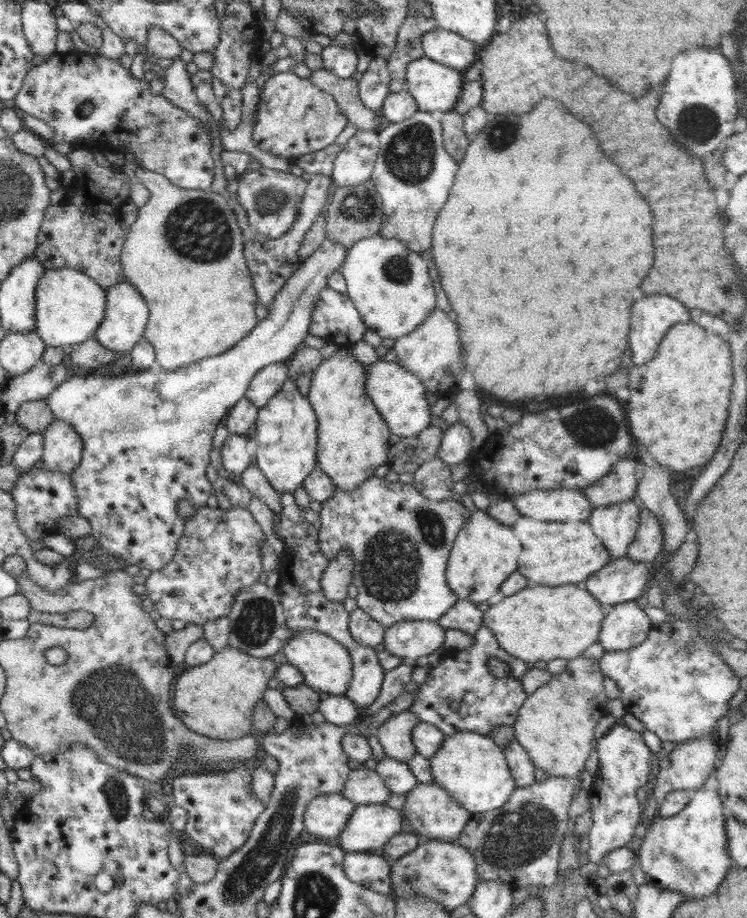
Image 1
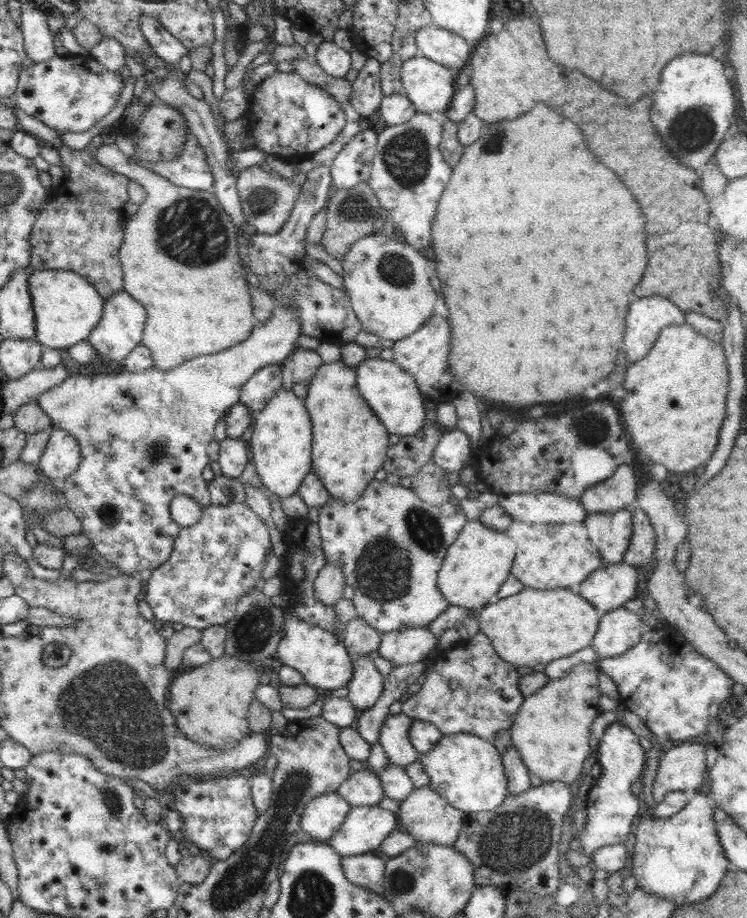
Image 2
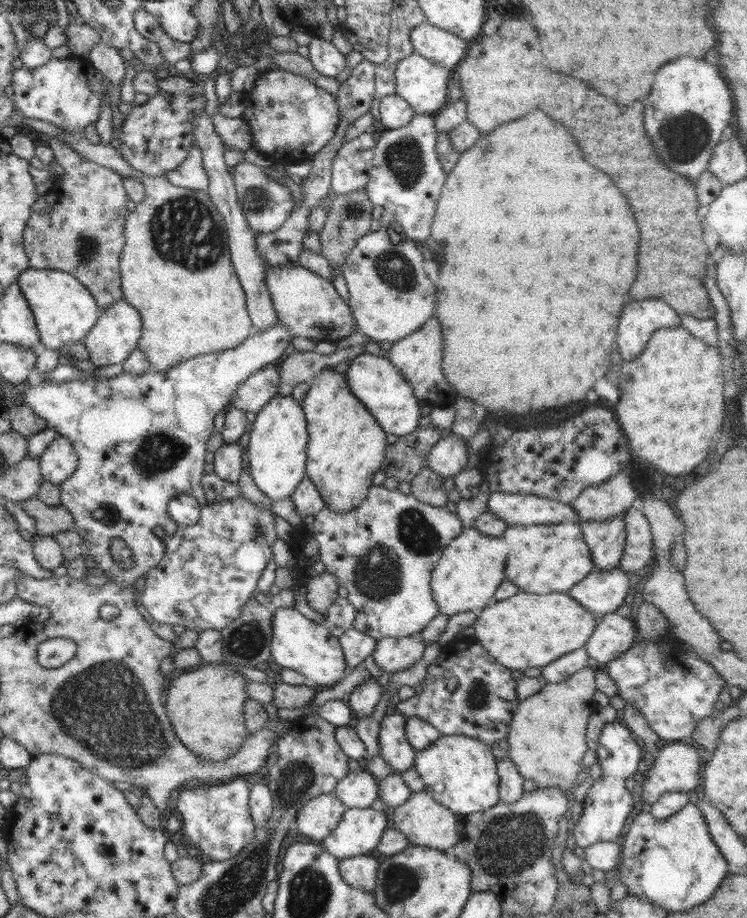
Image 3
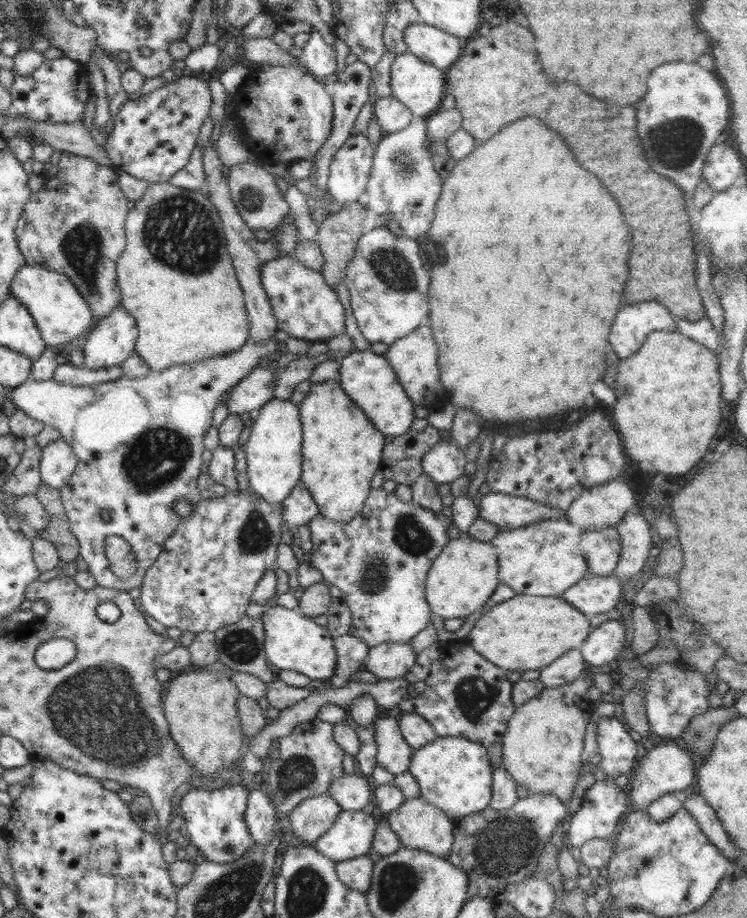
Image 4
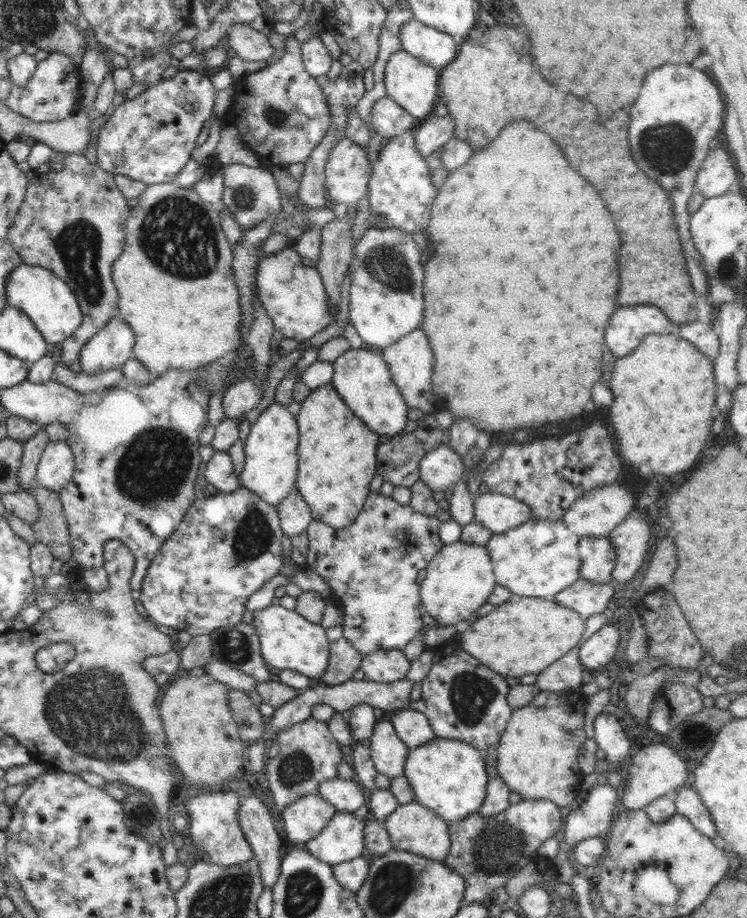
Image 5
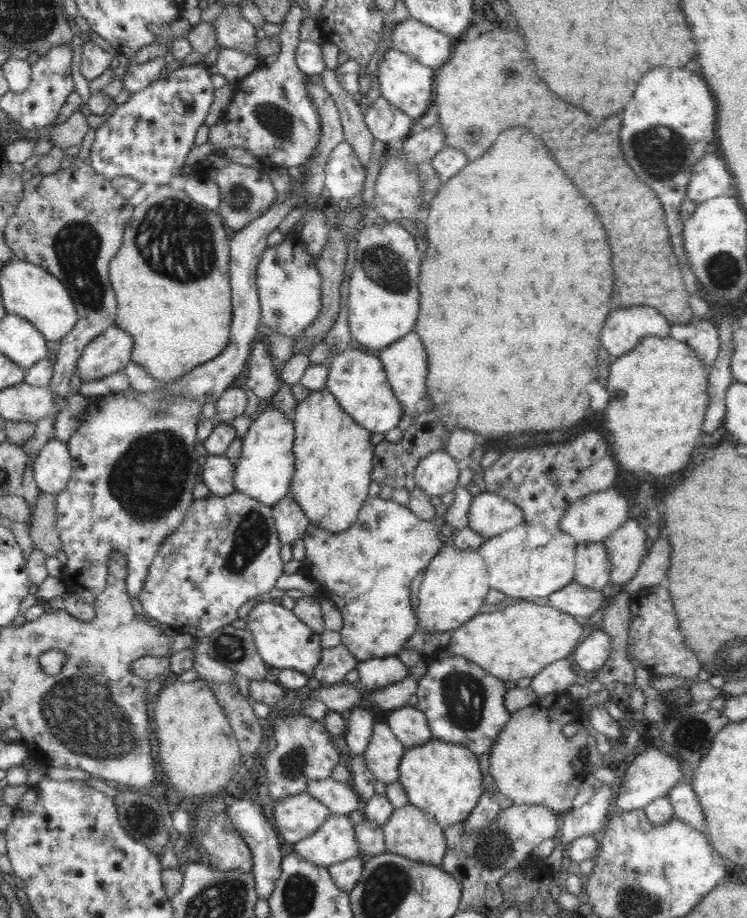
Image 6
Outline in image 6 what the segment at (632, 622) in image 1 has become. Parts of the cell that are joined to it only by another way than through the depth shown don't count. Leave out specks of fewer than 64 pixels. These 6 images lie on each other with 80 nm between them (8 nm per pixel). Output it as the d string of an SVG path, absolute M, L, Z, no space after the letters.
M596 628L576 645L572 660L581 668L581 672L592 672L602 668L610 656L610 650L612 650L611 636Z

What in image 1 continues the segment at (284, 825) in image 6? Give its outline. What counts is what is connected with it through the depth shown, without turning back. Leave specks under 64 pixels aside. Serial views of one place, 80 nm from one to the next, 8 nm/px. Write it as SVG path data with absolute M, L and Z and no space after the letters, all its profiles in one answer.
M341 792L313 798L304 813L304 828L318 838L336 838L354 812L356 804Z

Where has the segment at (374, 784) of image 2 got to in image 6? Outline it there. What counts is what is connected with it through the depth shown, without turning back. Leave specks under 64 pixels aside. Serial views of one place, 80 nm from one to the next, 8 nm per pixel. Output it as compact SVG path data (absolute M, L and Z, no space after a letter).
M332 777L308 782L305 791L327 806L332 815L349 815L361 801L350 783Z

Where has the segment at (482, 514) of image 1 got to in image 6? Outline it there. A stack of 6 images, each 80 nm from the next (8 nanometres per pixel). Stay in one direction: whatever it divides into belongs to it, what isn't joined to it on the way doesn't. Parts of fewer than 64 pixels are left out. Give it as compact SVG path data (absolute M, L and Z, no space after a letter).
M448 542L425 568L415 610L417 627L426 632L454 631L479 614L490 590L487 564L477 550L462 550Z

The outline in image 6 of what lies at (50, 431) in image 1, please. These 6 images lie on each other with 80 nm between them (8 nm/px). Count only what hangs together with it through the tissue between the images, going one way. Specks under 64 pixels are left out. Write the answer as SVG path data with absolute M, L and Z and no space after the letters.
M49 440L34 461L34 480L42 493L58 495L66 489L72 476L73 460L67 443Z

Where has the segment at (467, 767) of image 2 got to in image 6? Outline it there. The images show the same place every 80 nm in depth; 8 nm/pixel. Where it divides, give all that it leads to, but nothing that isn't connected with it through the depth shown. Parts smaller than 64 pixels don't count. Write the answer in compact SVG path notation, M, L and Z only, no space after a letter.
M432 739L406 749L398 770L408 802L431 814L443 829L468 818L483 795L479 757L464 745Z

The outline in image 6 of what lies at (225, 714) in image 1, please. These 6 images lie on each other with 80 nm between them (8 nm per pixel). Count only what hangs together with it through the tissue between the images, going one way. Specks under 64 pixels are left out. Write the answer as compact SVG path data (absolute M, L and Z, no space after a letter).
M196 679L190 682L176 681L174 684L164 686L158 696L154 709L154 724L156 724L156 740L158 740L158 754L156 762L160 772L166 778L169 788L174 788L179 798L205 798L218 796L226 788L226 784L236 774L236 766L244 761L239 751L238 740L228 722L225 712L218 704L209 681Z

